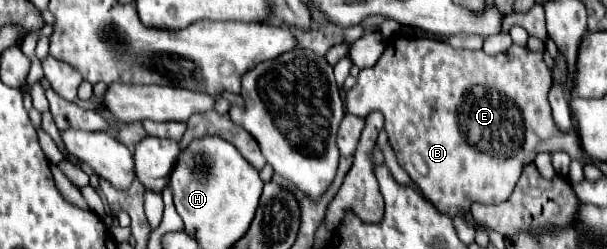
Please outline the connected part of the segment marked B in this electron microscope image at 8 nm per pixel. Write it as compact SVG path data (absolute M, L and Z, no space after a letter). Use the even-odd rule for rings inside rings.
M399 35L397 39L387 41L385 53L373 67L361 69L357 85L347 91L347 113L367 117L371 111L381 111L385 115L385 131L393 151L397 153L397 161L407 171L411 181L417 183L421 195L437 211L449 217L467 217L473 203L497 205L505 201L513 193L523 165L533 163L535 155L543 151L563 151L575 161L583 159L583 149L579 149L579 133L575 129L557 129L551 117L551 107L547 101L551 83L553 77L543 61L543 53L531 53L519 45L511 45L505 53L491 57L483 51L429 51L429 41ZM471 85L491 85L491 89L503 89L503 93L507 93L507 97L519 105L519 113L523 113L523 145L519 145L511 157L499 157L499 153L479 153L475 145L467 145L467 137L463 137L463 129L459 129L459 121L455 121L455 109L459 109L463 93L467 93Z

